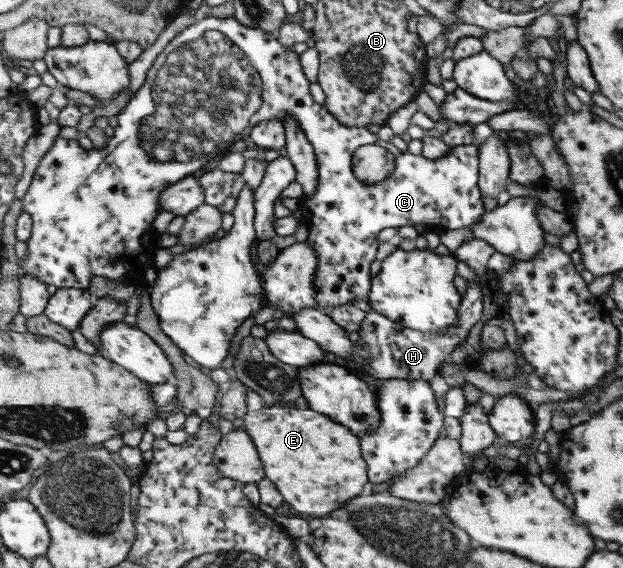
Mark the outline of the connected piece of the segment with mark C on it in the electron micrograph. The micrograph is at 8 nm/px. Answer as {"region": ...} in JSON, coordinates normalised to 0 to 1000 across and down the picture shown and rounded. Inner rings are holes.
{"region":[[[335,28],[323,33],[311,44],[303,46],[289,56],[262,88],[262,95],[255,97],[246,120],[239,127],[239,134],[233,150],[215,167],[207,185],[197,194],[197,202],[191,204],[189,220],[185,225],[183,239],[173,246],[173,255],[169,261],[149,261],[140,264],[130,257],[128,248],[122,245],[95,243],[90,245],[85,261],[69,276],[58,305],[55,306],[50,327],[43,343],[35,350],[37,371],[45,373],[53,386],[55,400],[50,419],[43,426],[43,451],[39,458],[30,460],[35,474],[34,477],[55,482],[64,489],[74,502],[83,500],[91,509],[125,507],[140,509],[140,500],[146,496],[146,486],[170,486],[181,493],[218,496],[223,505],[242,505],[242,500],[234,493],[234,472],[246,467],[246,454],[242,447],[258,440],[252,430],[254,412],[246,405],[242,394],[252,384],[252,377],[260,370],[260,342],[262,335],[273,333],[274,327],[292,319],[294,313],[305,312],[307,306],[319,303],[337,278],[358,278],[360,271],[371,271],[371,264],[377,264],[377,250],[384,245],[404,243],[404,231],[416,215],[432,211],[448,211],[457,215],[461,208],[474,208],[480,215],[480,222],[486,225],[490,239],[499,248],[499,254],[507,264],[507,273],[512,287],[512,335],[496,345],[496,349],[482,349],[480,368],[485,371],[485,389],[493,394],[496,405],[493,424],[499,433],[504,433],[506,444],[510,447],[510,481],[504,489],[504,509],[510,518],[510,539],[517,542],[536,542],[539,539],[555,537],[559,532],[568,528],[591,530],[592,516],[597,509],[597,495],[600,486],[596,486],[596,465],[605,454],[605,437],[608,437],[608,412],[618,401],[644,401],[644,398],[663,398],[674,407],[695,407],[705,410],[708,405],[734,405],[734,401],[748,403],[751,398],[766,396],[774,389],[774,380],[778,371],[778,359],[775,359],[775,345],[770,319],[770,259],[761,254],[732,257],[726,261],[714,275],[703,280],[682,278],[682,275],[666,273],[658,262],[644,266],[629,248],[612,246],[605,236],[592,232],[589,225],[563,225],[552,222],[544,211],[528,197],[528,192],[520,185],[509,183],[502,176],[499,165],[499,144],[493,141],[490,127],[483,123],[483,109],[480,109],[480,95],[474,88],[461,86],[453,79],[453,74],[445,65],[445,60],[425,56],[416,48],[403,49],[384,39],[377,30],[374,32],[348,32],[347,28]],[[583,255],[608,255],[621,261],[636,275],[634,303],[620,313],[615,320],[581,320],[579,313],[568,305],[568,271],[570,266]]]}

